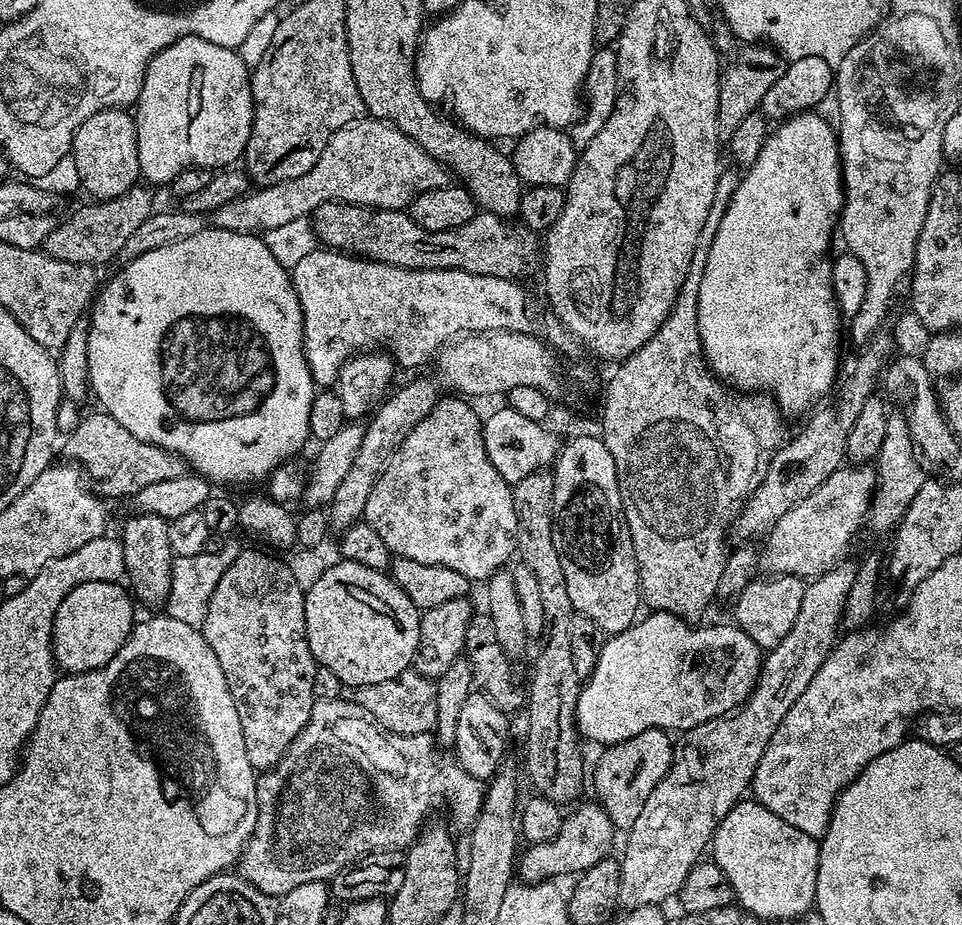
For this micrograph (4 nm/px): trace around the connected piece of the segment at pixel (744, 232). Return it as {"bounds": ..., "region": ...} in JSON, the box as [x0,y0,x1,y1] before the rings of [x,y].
{"bounds":[698,111,844,417],"region":[[[815,111],[801,112],[798,116],[791,116],[789,120],[777,123],[769,131],[762,146],[762,154],[758,154],[753,164],[747,165],[745,172],[748,173],[739,177],[734,194],[718,222],[718,230],[711,233],[712,245],[707,245],[706,248],[708,257],[702,274],[702,286],[698,292],[698,334],[704,347],[704,358],[713,376],[729,389],[739,390],[744,394],[752,394],[757,390],[771,394],[779,404],[781,413],[789,417],[796,416],[799,412],[807,413],[813,407],[811,404],[815,402],[816,396],[826,395],[831,390],[832,383],[834,388],[842,367],[840,360],[842,313],[836,303],[836,291],[832,289],[833,257],[828,256],[828,247],[832,244],[832,232],[834,236],[837,231],[840,211],[844,209],[844,174],[837,129],[833,125],[831,128],[822,117],[816,115],[820,114]]]}

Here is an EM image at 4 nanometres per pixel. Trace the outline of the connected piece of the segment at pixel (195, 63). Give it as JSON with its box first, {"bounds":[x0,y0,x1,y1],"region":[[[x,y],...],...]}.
{"bounds":[134,36,252,185],"region":[[[197,36],[182,37],[150,61],[141,94],[134,105],[134,119],[140,174],[149,185],[171,185],[173,178],[187,168],[219,170],[235,165],[243,157],[246,142],[252,137],[250,68],[235,48],[214,46],[214,42]]]}

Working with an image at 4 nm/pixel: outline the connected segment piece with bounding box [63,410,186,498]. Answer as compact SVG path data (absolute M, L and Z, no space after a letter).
M95 411L89 416L81 415L76 427L63 440L64 452L68 455L65 457L79 465L101 497L134 498L138 490L146 490L146 486L185 475L186 465L180 456L150 442L142 442L142 438L134 438L134 434L130 434L130 430L126 430L126 426L122 426L122 422L118 422L109 412Z

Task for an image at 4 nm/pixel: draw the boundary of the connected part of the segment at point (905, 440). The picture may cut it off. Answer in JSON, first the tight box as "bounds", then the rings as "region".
{"bounds":[867,415,926,533],"region":[[[889,415],[886,422],[886,438],[882,441],[882,450],[874,461],[876,470],[876,490],[872,494],[872,506],[868,510],[867,527],[876,532],[891,533],[906,514],[914,494],[922,490],[926,473],[920,469],[921,457],[908,429],[907,419],[903,415]]]}

